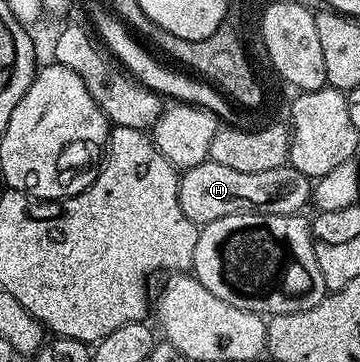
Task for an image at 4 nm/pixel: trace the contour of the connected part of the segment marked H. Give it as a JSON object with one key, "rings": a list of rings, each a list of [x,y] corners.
{"rings":[[[212,160],[190,166],[179,178],[179,204],[198,227],[232,214],[295,214],[311,202],[311,179],[294,166],[267,168],[267,172],[239,172]]]}

